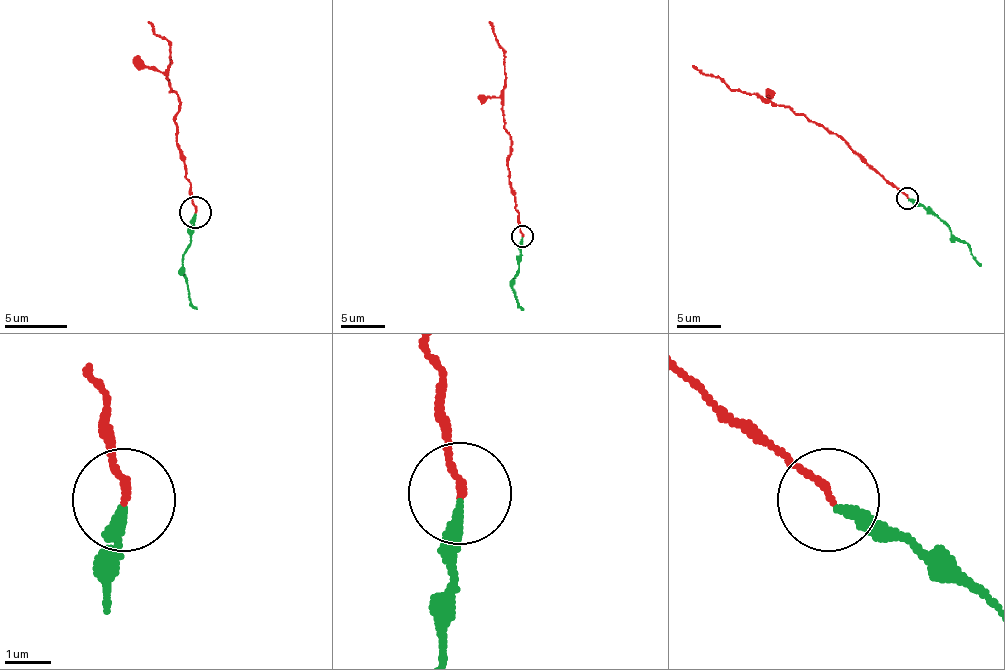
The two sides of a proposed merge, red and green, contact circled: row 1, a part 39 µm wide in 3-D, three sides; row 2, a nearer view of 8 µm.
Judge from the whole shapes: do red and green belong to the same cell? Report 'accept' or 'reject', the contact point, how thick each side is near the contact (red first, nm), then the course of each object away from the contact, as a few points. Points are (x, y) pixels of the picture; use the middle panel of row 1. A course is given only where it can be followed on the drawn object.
accept; place (522, 236); calibres 140 and 260 nm; course red (521, 237), (508, 164), (510, 136), (504, 127), (502, 112), (502, 92), (506, 83), (504, 51), (488, 22); course green (521, 237), (521, 259), (519, 272), (513, 278), (513, 291), (523, 309)

